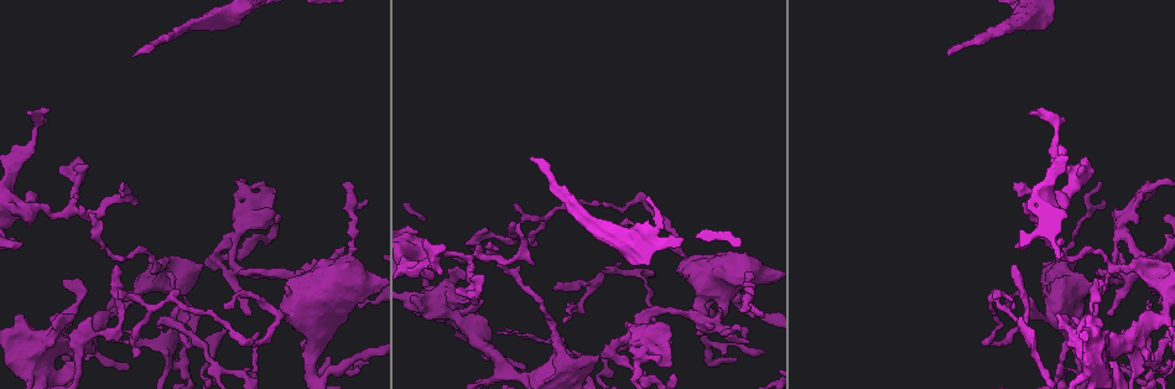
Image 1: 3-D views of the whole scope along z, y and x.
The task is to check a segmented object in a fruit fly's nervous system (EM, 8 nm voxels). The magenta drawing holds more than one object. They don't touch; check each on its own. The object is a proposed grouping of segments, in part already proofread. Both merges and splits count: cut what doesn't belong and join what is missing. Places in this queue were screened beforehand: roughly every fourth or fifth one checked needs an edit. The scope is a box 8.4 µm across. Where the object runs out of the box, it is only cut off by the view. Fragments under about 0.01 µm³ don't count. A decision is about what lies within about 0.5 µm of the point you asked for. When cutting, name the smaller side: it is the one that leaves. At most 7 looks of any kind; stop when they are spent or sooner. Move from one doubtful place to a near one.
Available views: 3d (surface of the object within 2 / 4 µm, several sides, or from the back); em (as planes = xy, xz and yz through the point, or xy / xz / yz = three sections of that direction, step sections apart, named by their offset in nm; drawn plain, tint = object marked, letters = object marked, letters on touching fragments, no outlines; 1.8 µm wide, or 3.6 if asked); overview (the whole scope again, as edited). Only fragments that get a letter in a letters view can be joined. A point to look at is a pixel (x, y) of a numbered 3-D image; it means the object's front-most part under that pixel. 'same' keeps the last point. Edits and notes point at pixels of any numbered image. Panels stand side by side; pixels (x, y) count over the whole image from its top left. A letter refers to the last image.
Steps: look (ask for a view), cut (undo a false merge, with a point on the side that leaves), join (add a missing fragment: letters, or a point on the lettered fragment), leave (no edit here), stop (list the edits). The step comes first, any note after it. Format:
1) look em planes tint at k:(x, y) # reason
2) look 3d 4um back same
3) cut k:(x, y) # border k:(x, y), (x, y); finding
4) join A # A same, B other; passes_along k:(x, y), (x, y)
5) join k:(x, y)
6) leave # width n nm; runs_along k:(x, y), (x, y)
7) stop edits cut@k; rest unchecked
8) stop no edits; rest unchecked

look 3d 4um at 1:(530, 158) # free end

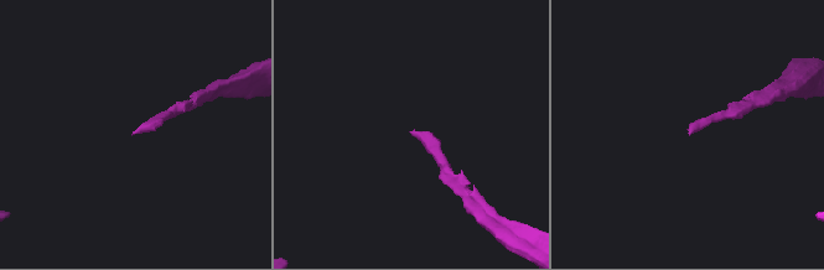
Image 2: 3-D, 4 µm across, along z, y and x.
look em xz step 8 letters at 2:(412, 135)

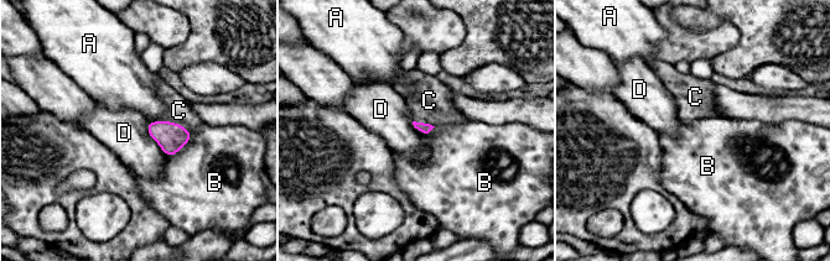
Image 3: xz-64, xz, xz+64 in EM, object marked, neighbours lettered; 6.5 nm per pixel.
look em planes letters same # cut it another way

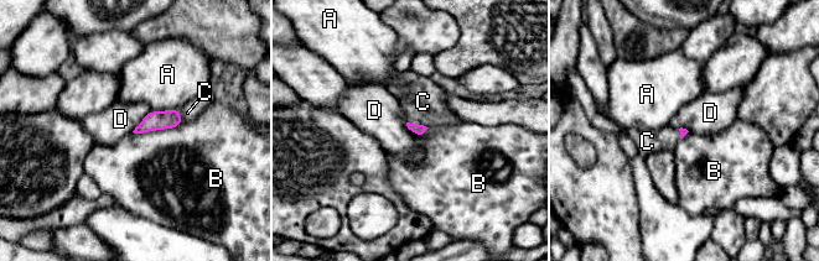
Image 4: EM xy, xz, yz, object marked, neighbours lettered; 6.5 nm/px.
join C # A other, B other, C same, D other; passes_along 4:(419, 129), (418, 124), (423, 102); the cell continues

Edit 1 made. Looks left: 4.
look 3d 4um at 1:(35, 130) # sudden change in width

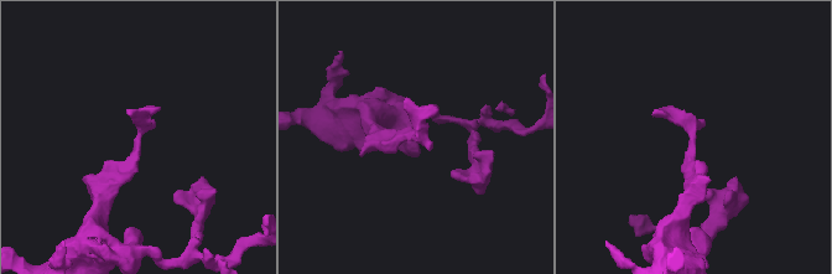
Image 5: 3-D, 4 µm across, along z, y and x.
look em planes letters at 5:(140, 134)

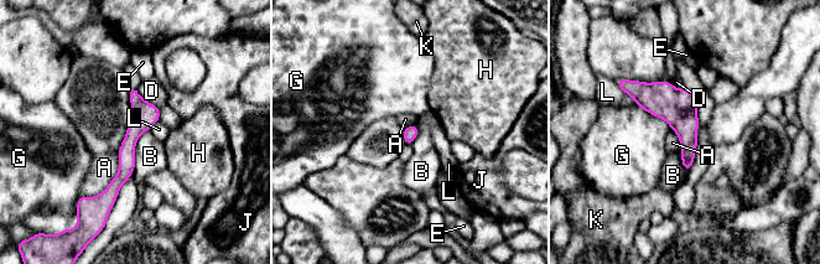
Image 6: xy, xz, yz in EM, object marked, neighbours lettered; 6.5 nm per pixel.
leave # A other, B other, D other, E other, G other, H other, J other, K other, L other; border 6:(149, 129), (136, 141), (131, 172); continuous, no second cell

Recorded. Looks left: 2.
stop edits join@4; rest unchecked

